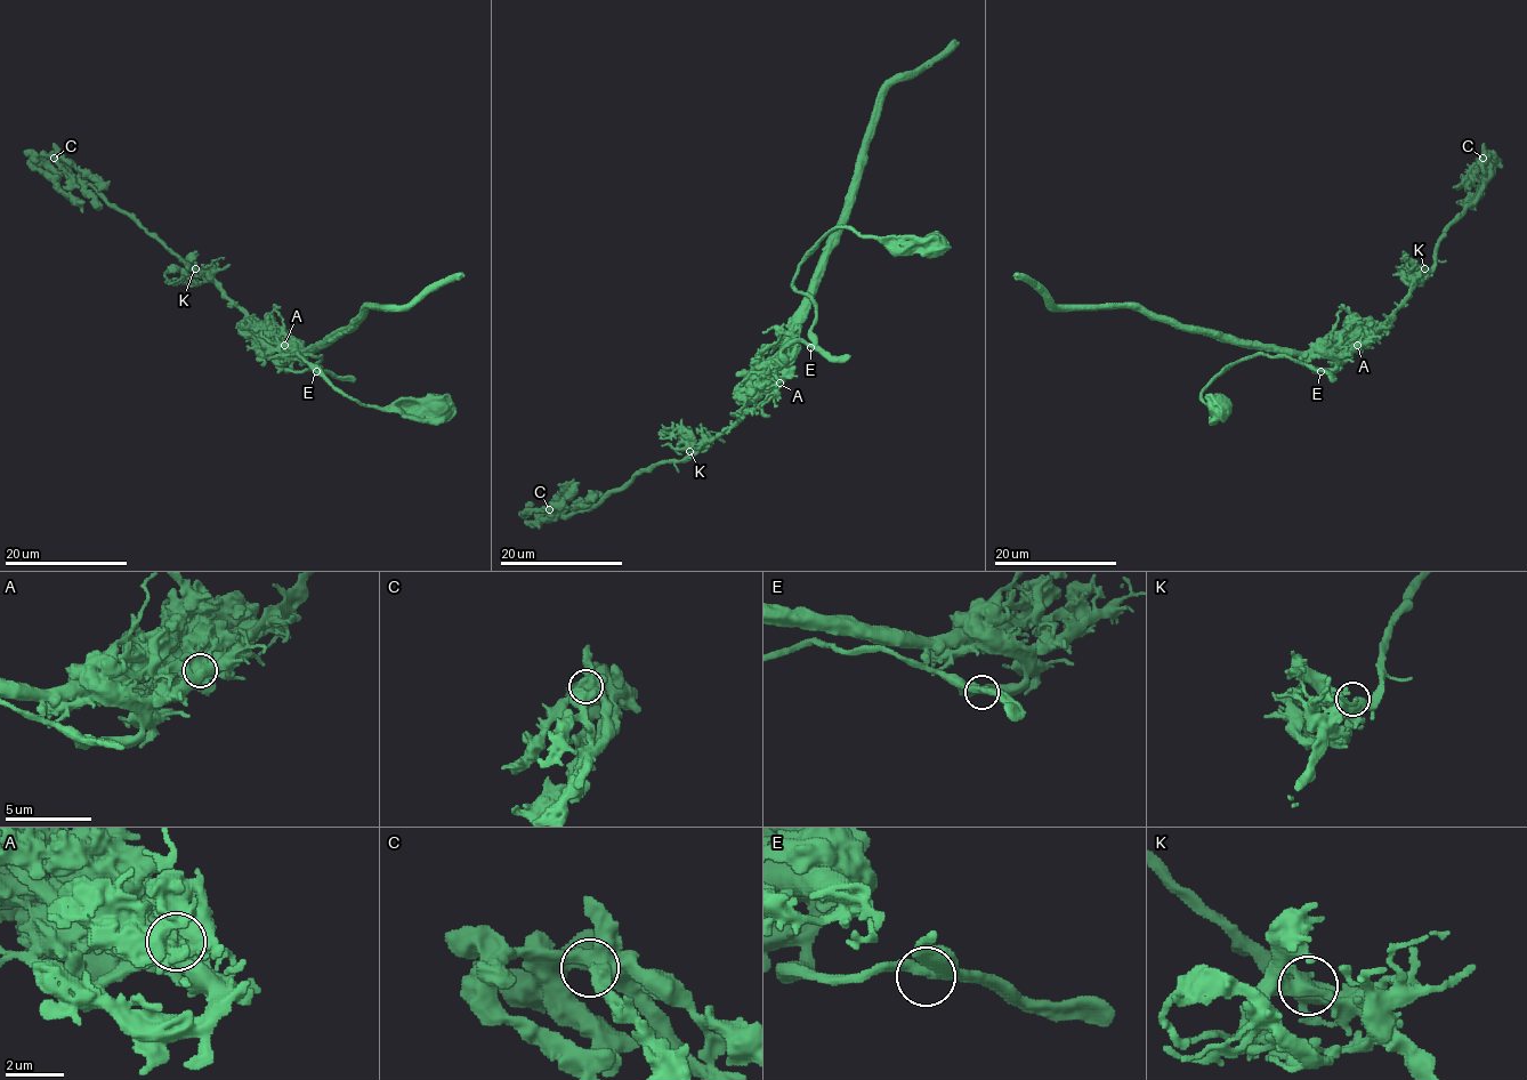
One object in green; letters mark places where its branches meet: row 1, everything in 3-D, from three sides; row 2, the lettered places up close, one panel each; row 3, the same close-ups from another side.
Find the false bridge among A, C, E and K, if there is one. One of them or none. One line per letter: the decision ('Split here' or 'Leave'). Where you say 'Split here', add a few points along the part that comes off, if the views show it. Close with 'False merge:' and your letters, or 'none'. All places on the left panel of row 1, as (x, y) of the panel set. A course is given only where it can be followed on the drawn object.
A: Split here. Course of the part to remove: (285, 345), (282, 345), (287, 349), (299, 352), (317, 345), (345, 328), (366, 307), (411, 305), (465, 274)
C: Leave
E: Leave
K: Leave
False merge: A

